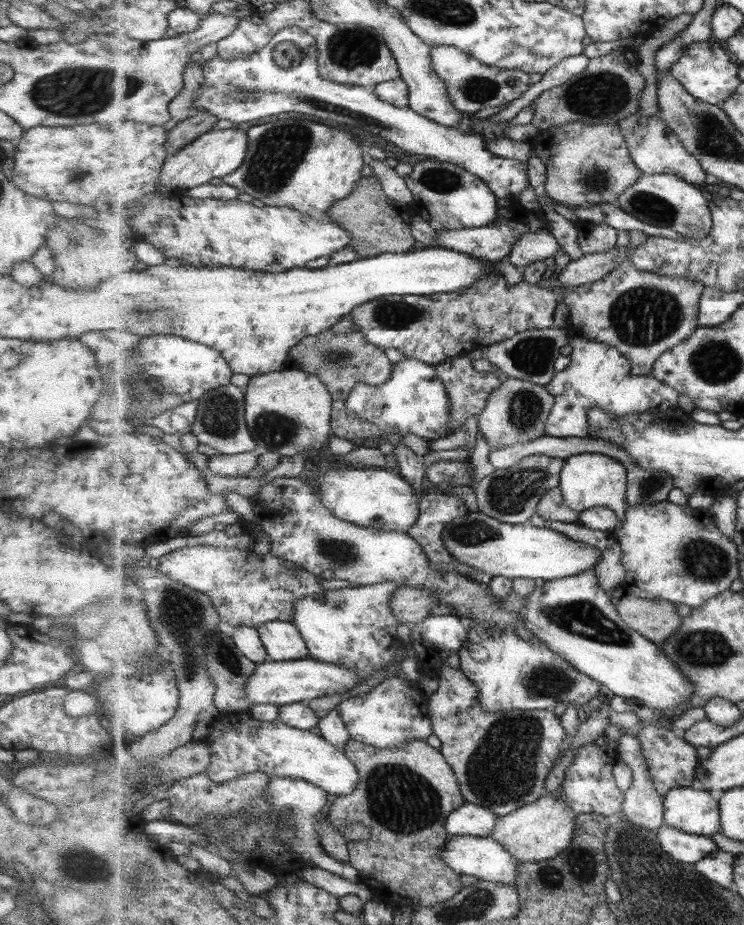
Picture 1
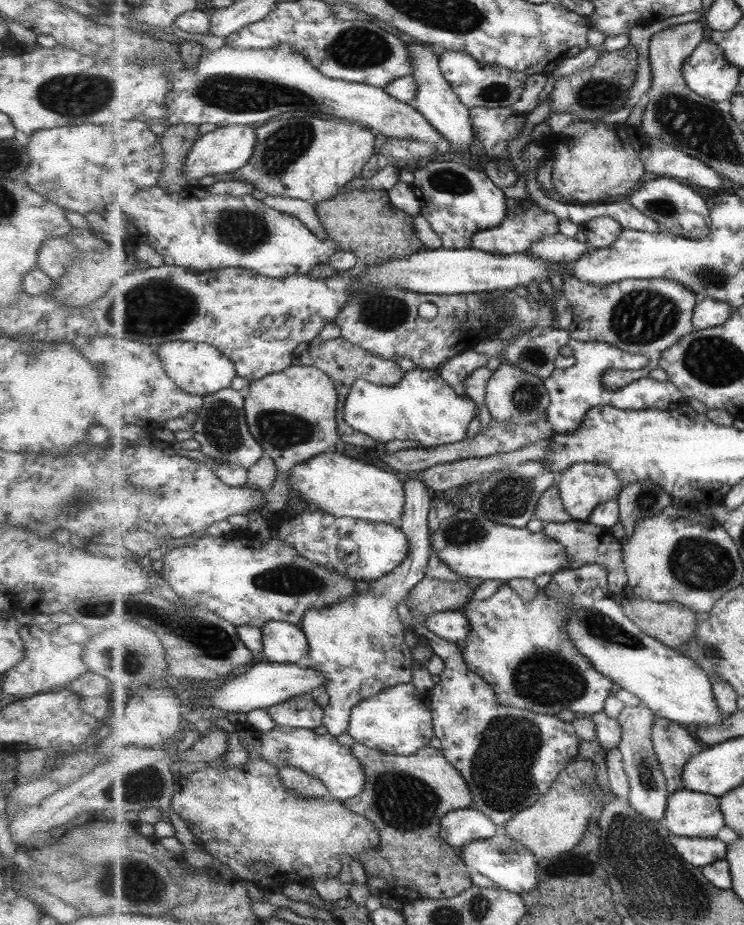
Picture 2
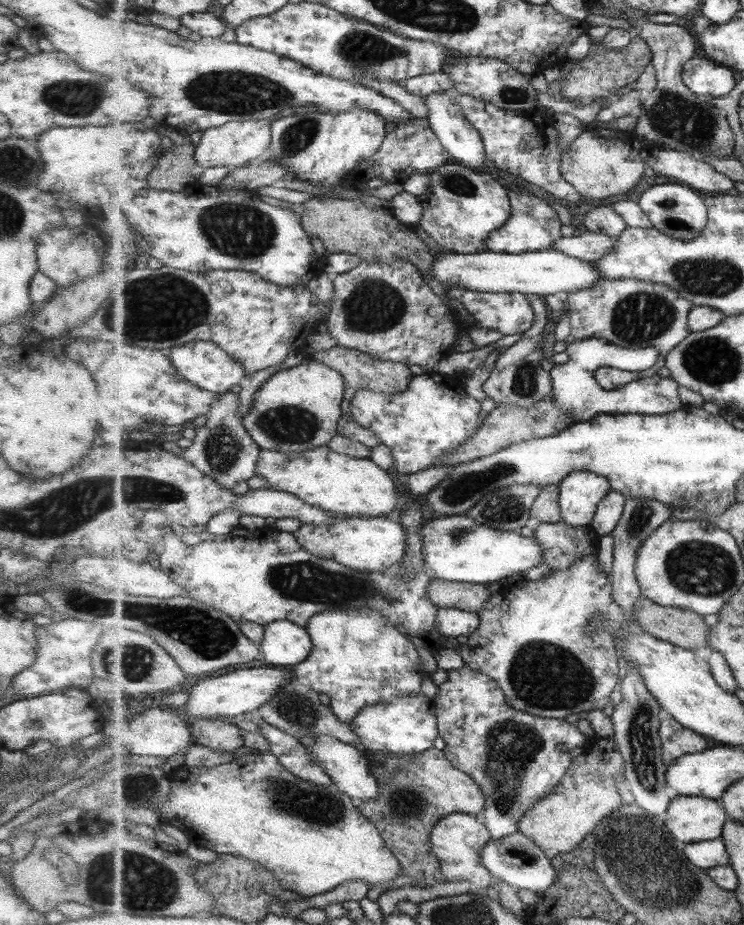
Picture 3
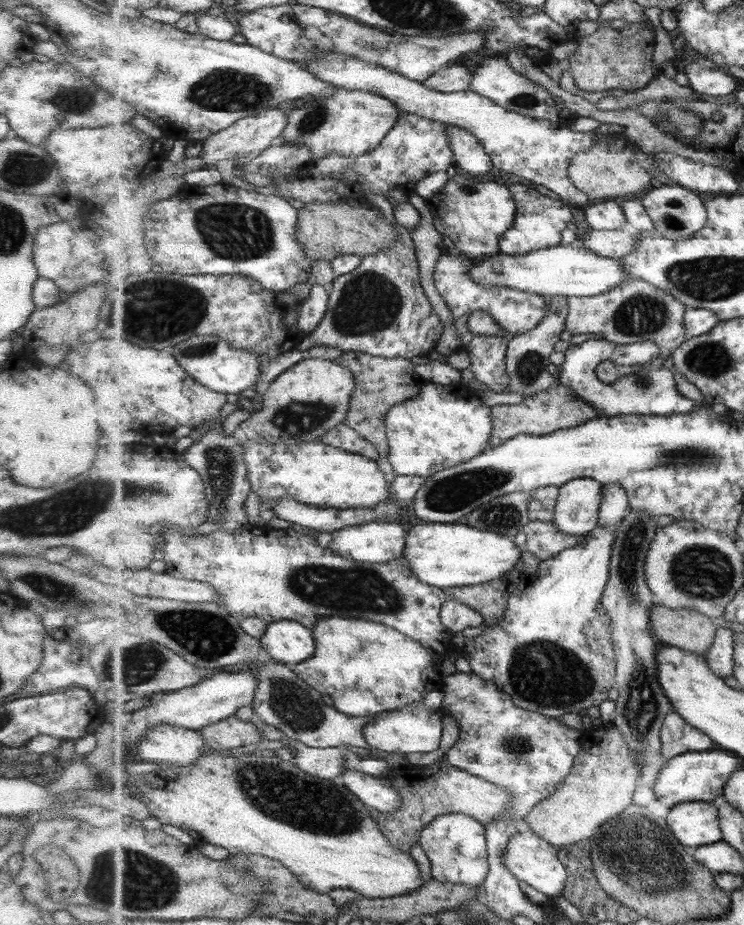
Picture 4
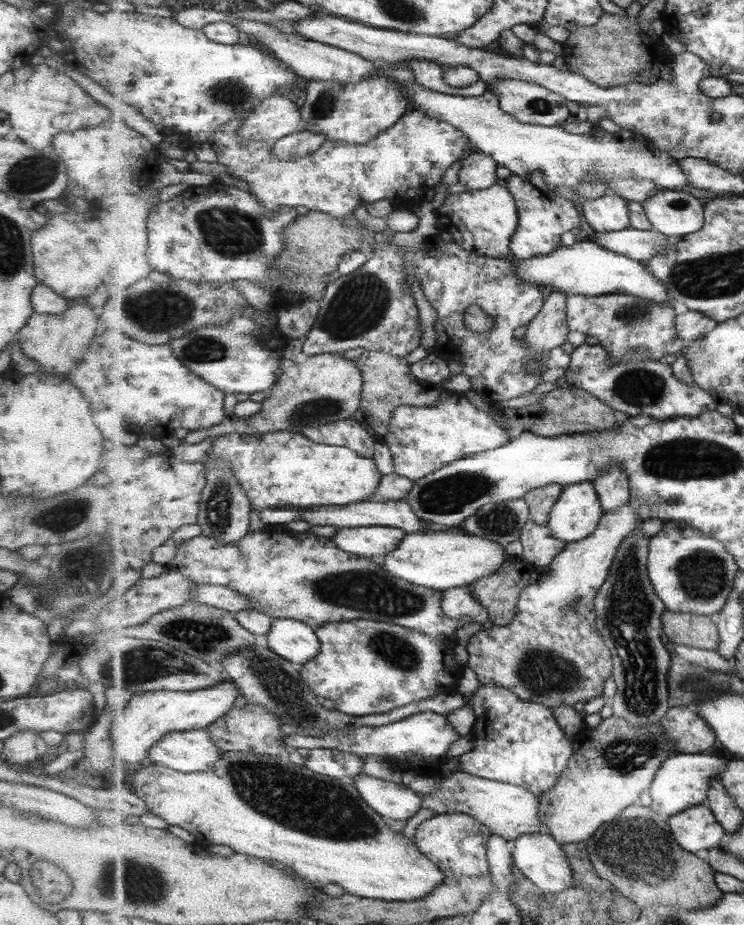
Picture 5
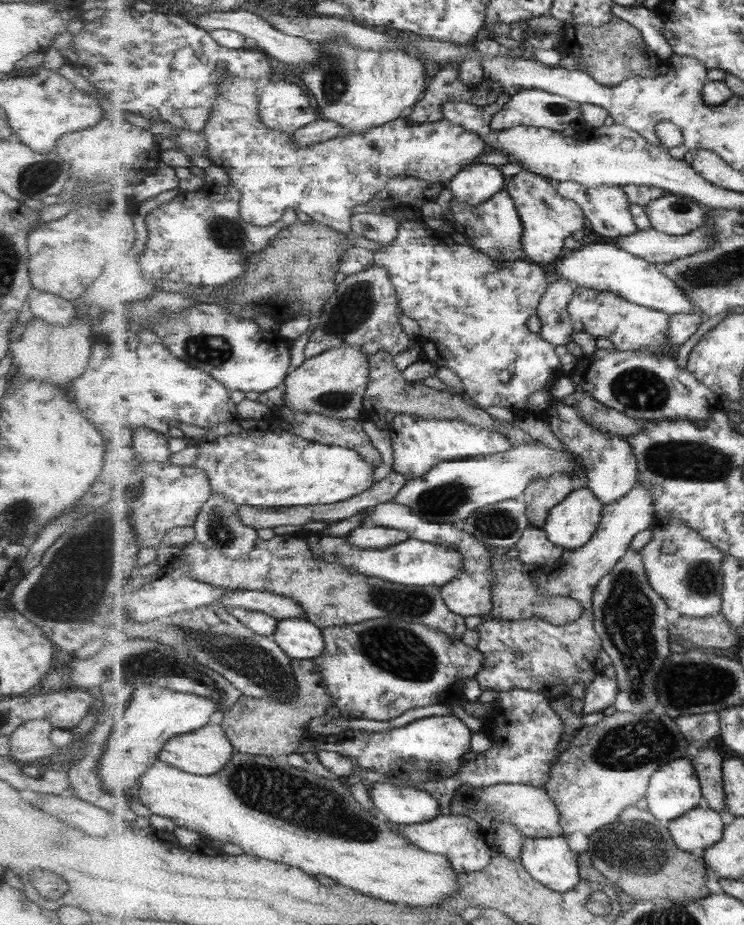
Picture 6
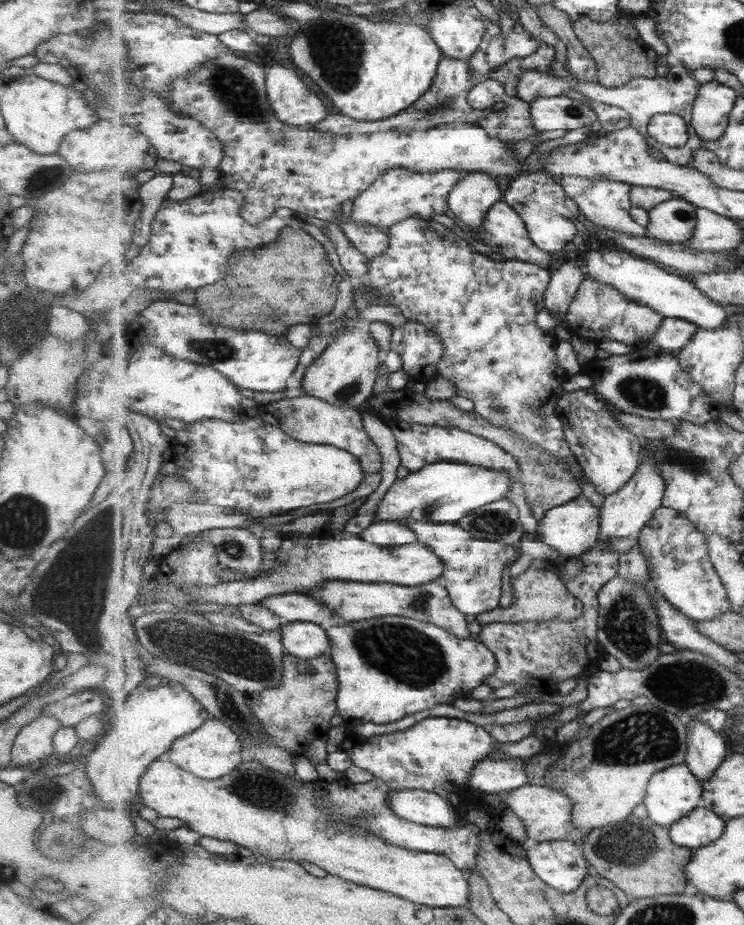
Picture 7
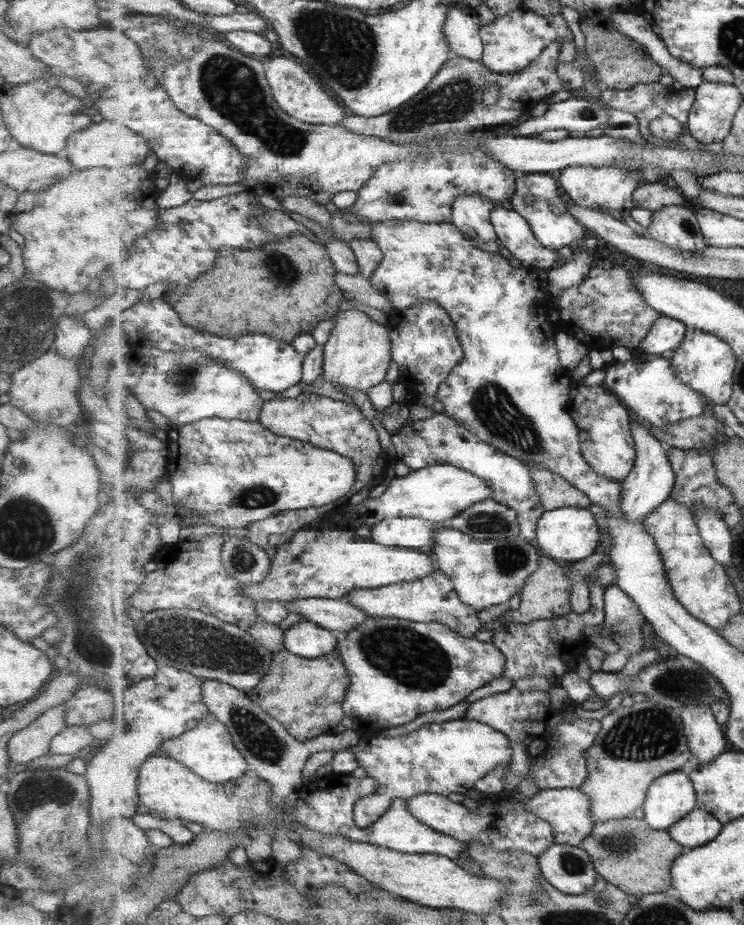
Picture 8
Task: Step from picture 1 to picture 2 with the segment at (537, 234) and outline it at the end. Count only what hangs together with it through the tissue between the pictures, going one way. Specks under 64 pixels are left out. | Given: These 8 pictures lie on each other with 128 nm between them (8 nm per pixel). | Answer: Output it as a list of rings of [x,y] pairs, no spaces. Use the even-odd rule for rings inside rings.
[[[559,232],[542,238],[525,253],[531,253],[531,255],[541,257],[545,261],[573,264],[594,249],[589,245],[589,241],[579,241]]]

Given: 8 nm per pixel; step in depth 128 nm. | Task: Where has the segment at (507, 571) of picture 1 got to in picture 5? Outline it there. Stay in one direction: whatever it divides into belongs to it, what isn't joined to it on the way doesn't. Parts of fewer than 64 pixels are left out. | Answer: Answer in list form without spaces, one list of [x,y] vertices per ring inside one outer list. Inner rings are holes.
[[[436,527],[424,532],[407,534],[400,547],[387,554],[381,563],[397,578],[403,578],[419,586],[446,591],[471,585],[482,580],[483,576],[499,572],[503,564],[506,564],[507,558],[511,557],[505,547],[499,542],[493,542],[491,538],[469,534],[462,527]]]

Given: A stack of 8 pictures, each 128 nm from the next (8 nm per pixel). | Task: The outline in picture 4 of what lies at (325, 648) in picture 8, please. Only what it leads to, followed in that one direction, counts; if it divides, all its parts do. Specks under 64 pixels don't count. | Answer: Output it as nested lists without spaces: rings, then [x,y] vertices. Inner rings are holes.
[[[295,621],[269,623],[260,641],[271,658],[288,665],[309,660],[317,650],[314,630]]]

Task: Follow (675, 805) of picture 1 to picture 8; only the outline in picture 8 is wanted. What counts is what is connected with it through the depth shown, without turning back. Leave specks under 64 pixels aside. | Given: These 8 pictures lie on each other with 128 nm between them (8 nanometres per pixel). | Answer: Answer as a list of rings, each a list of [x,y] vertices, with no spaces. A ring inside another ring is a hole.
[[[698,808],[668,830],[670,836],[685,847],[697,848],[715,841],[724,825],[710,811]]]

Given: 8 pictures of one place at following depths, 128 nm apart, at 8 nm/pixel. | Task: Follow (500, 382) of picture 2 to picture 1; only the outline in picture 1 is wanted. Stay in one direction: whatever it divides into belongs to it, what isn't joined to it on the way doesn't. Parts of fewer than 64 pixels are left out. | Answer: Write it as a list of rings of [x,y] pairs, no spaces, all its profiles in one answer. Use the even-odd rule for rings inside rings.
[[[509,377],[505,382],[499,382],[499,386],[490,395],[487,408],[477,416],[478,430],[493,452],[495,449],[534,441],[548,434],[547,419],[555,402],[555,396],[545,387],[517,377]]]

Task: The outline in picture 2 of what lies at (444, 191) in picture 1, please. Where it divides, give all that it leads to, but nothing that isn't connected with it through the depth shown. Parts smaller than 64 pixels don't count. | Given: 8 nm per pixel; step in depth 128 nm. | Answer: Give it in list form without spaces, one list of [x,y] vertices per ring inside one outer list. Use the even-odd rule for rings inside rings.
[[[435,159],[413,174],[411,185],[422,201],[422,216],[440,237],[444,248],[473,249],[473,237],[477,233],[501,225],[507,216],[507,196],[485,171]]]

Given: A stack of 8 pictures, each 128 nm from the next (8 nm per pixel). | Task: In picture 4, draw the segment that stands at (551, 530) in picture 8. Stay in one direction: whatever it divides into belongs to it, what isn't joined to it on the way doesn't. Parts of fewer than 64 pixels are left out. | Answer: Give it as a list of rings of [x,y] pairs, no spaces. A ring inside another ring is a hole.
[[[575,478],[560,487],[554,523],[561,532],[588,536],[599,527],[603,484],[593,478]]]

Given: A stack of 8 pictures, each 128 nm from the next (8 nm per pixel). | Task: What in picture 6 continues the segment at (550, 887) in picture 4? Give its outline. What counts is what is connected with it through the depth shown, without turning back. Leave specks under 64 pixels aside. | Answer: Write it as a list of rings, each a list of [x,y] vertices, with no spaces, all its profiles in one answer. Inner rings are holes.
[[[565,837],[526,838],[520,860],[526,870],[545,886],[569,892],[582,882],[579,853],[569,848]]]

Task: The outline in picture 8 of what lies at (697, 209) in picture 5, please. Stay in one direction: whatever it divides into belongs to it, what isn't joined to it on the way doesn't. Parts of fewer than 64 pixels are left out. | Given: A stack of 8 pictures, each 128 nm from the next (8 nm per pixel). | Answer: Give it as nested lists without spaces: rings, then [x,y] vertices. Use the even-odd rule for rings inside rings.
[[[689,204],[665,206],[663,210],[655,212],[653,222],[647,227],[646,233],[671,248],[689,250],[693,254],[709,247],[703,235],[697,209]]]

